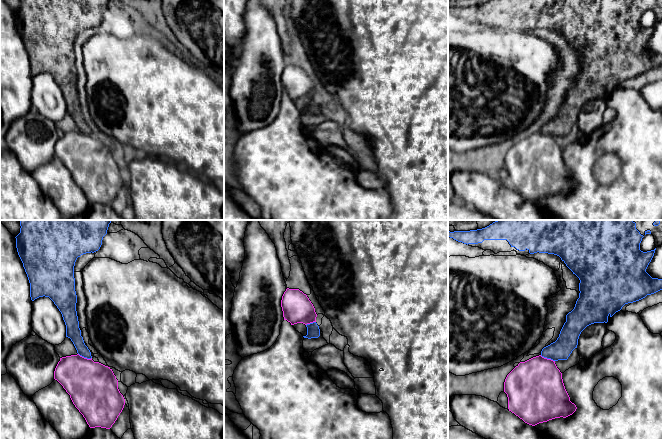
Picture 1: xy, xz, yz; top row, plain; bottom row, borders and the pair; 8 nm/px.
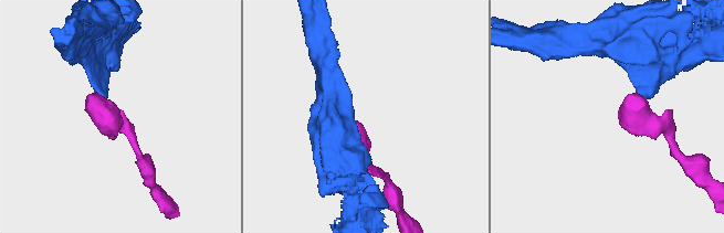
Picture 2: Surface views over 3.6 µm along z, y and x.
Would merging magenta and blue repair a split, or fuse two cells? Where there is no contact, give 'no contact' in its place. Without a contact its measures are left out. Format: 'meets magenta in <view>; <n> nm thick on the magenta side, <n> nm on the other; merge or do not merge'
meets magenta in yz; 460 nm thick on the magenta side, 160 nm on the other; do not merge

